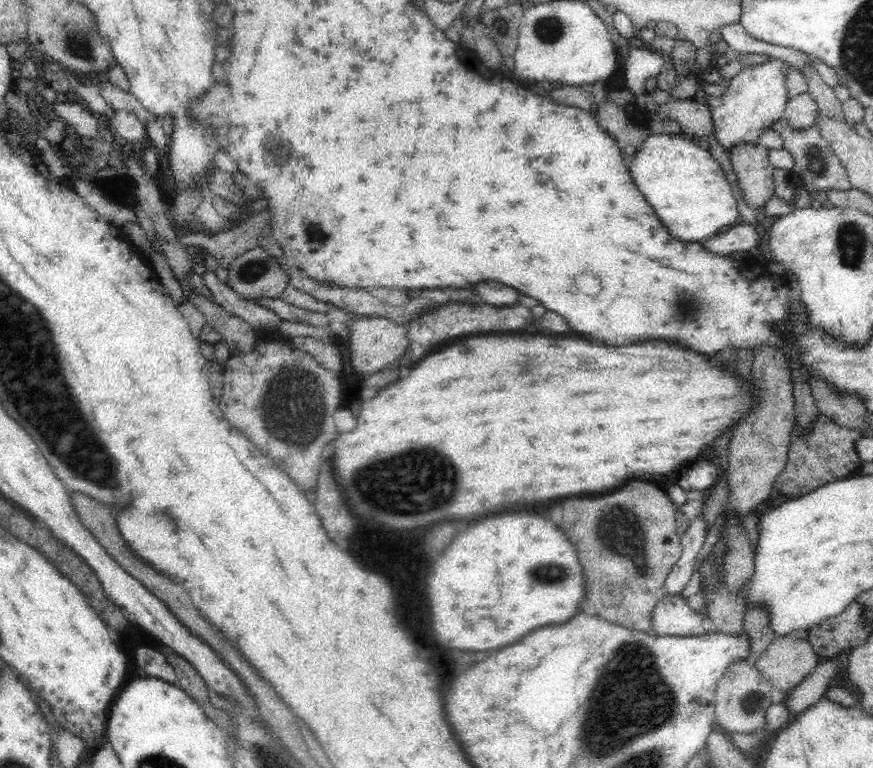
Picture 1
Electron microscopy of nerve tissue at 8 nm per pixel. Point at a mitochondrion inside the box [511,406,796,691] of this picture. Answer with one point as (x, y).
(620, 530)

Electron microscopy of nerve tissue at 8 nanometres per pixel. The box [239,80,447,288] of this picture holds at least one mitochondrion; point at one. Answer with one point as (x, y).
(279, 149)

